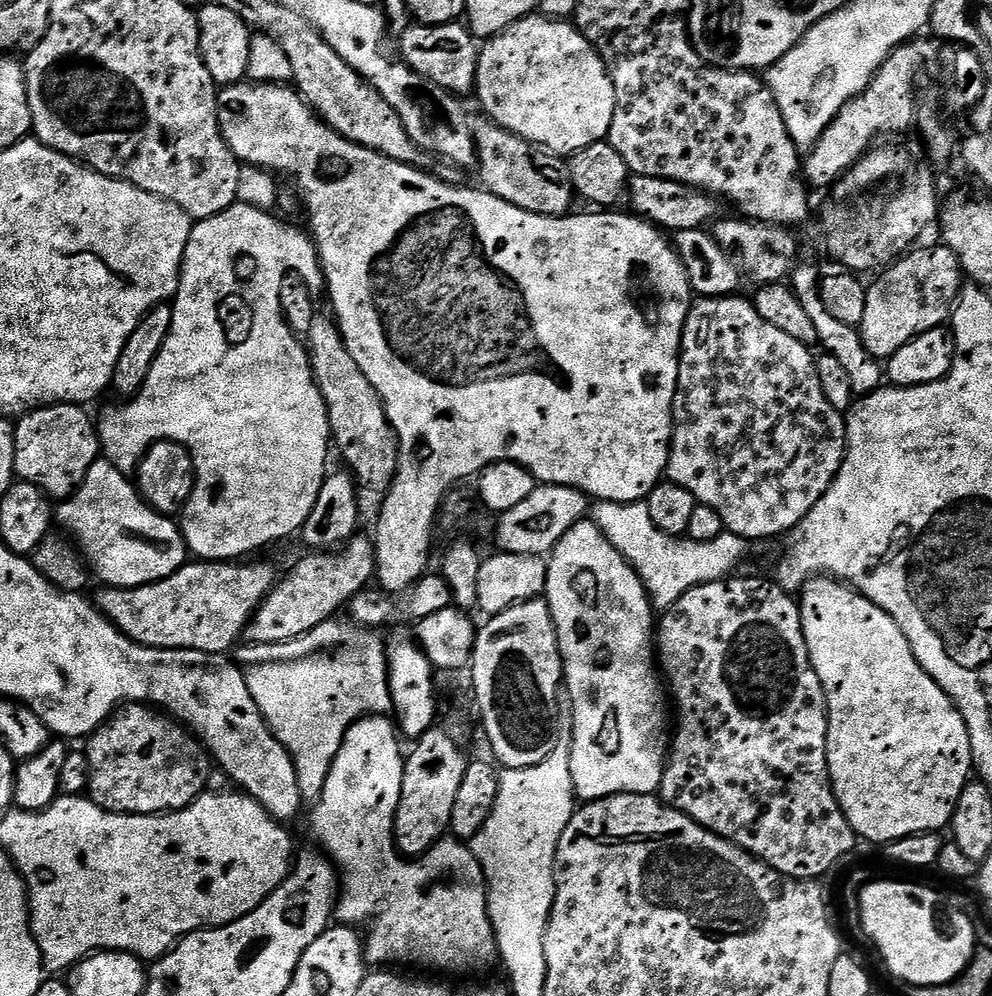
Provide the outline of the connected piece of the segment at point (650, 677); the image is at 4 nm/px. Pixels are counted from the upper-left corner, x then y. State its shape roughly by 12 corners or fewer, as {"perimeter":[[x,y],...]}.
{"perimeter":[[595,522],[547,557],[581,801],[660,791],[654,609]]}

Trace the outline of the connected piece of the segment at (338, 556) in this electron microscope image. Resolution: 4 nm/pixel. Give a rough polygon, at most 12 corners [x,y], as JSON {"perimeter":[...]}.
{"perimeter":[[376,545],[304,554],[252,615],[249,645],[305,636],[373,583]]}

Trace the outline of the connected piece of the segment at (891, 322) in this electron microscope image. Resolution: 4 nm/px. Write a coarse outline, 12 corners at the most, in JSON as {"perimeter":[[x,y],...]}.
{"perimeter":[[917,247],[870,284],[858,331],[878,361],[951,317],[960,257]]}

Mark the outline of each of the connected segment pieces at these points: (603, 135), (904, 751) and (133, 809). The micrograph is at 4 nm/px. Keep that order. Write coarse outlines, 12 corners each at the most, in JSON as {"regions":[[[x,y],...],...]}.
{"regions":[[[575,23],[480,48],[483,115],[567,158],[607,141],[616,87]],[[798,603],[828,777],[875,840],[951,825],[970,734],[886,610]],[[129,702],[87,737],[105,812],[189,808],[214,769],[183,724]]]}

